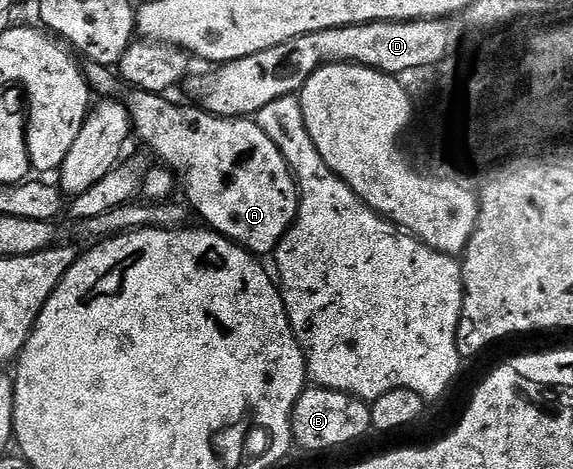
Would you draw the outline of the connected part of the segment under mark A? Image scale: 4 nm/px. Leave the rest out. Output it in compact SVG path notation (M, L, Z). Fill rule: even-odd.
M133 89L130 92L130 97L123 101L124 108L129 114L129 124L135 137L138 137L145 145L150 145L155 152L161 156L160 164L164 168L172 171L175 174L176 180L185 188L185 197L189 200L188 208L198 213L202 217L204 224L212 229L214 233L221 233L229 241L234 241L236 245L243 246L254 255L262 255L261 253L272 254L276 250L277 244L283 239L283 235L293 225L294 219L297 217L297 184L293 180L293 173L289 170L289 165L286 164L281 152L275 143L271 143L271 139L267 139L267 131L263 131L263 127L257 125L256 120L249 117L217 117L215 114L206 111L201 107L193 107L189 113L189 117L176 105L173 101L168 101L168 96L159 93L148 93L142 89Z

